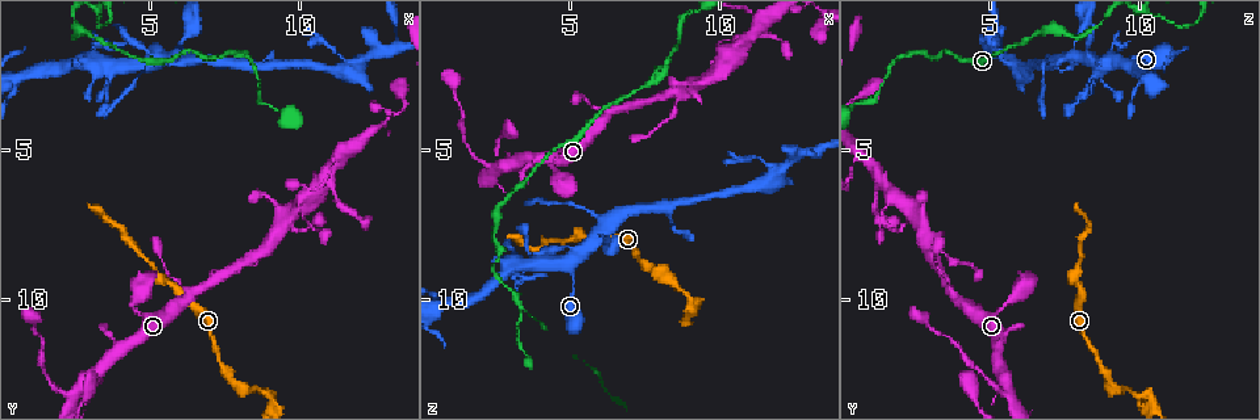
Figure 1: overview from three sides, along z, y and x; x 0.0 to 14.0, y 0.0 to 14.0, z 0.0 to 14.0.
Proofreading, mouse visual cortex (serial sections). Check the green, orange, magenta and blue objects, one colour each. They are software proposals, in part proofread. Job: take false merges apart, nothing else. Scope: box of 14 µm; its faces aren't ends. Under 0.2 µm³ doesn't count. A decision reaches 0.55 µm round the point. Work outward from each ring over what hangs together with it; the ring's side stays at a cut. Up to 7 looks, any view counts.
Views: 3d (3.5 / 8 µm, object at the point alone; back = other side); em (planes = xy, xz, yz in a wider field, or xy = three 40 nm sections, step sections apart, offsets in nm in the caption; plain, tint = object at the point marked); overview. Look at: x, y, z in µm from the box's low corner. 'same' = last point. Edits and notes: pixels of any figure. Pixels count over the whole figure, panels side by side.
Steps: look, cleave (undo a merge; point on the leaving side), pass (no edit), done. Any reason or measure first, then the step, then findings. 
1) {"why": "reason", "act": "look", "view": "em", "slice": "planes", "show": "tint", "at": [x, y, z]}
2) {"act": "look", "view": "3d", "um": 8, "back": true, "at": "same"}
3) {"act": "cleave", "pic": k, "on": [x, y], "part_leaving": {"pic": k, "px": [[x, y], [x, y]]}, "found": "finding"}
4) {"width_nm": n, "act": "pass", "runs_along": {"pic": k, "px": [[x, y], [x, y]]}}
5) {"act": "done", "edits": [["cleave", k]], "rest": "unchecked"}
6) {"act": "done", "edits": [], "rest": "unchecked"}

{"why": "arms part here", "act": "look", "view": "em", "slice": "xy", "step": 2, "show": "tint", "at": [2.4, 13.1, 5.5]}

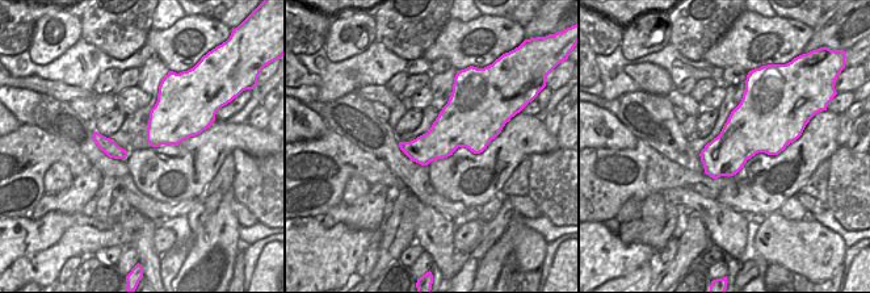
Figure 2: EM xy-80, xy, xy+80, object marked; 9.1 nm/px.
{"act": "look", "view": "3d", "um": 3.5, "at": "same"}

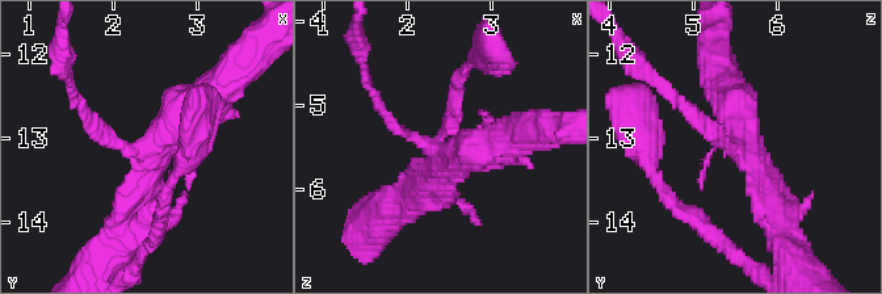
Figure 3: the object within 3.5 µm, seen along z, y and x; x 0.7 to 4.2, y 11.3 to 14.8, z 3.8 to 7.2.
{"width_nm": 360, "act": "pass", "runs_along": {"pic": 3, "px": [[511, 137], [442, 154], [378, 106]]}, "found": "all the same cell"}

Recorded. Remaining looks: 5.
{"act": "look", "view": "3d", "um": 3.5, "at": [9.1, 13.3, 10.5]}

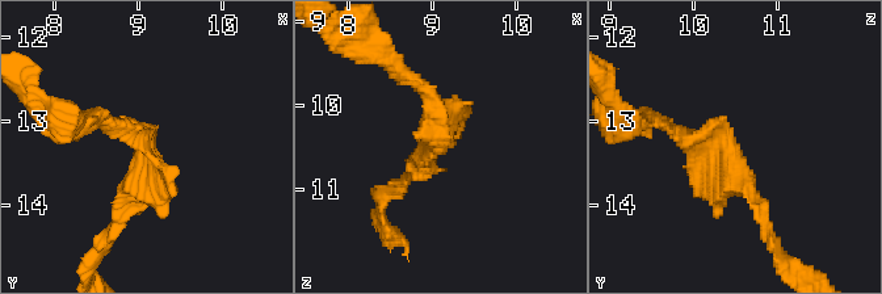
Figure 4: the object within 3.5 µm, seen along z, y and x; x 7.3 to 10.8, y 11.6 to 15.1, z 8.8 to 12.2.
{"act": "look", "view": "em", "slice": "xy", "step": 1, "show": "tint", "at": [9.10, 13.30, 10.45]}

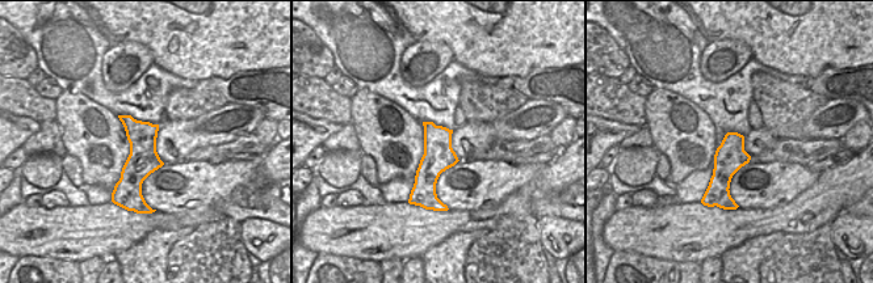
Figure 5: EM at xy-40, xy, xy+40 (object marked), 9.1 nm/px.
{"why": "another direction", "act": "look", "view": "em", "slice": "xy", "step": 5, "show": "tint", "at": "same"}

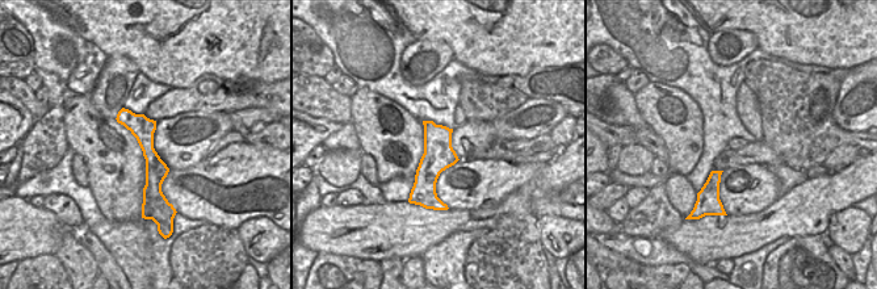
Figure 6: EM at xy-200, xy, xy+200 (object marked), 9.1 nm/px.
{"act": "pass", "runs_along": {"pic": 4, "px": [[110, 120], [167, 197]]}, "found": "all the same cell"}

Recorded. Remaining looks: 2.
{"why": "two arms in line, one across", "act": "look", "view": "3d", "um": 8, "at": [13.3, 1.5, 5.1]}

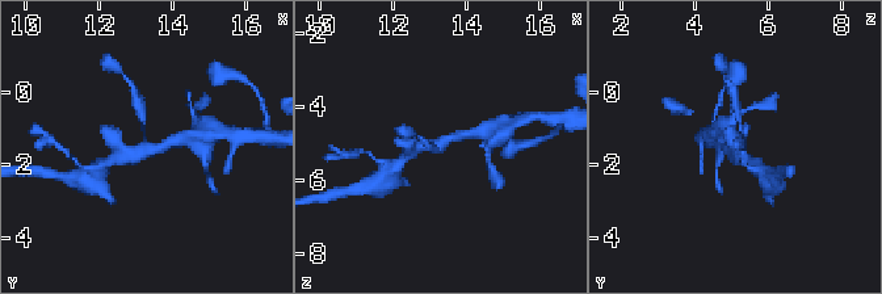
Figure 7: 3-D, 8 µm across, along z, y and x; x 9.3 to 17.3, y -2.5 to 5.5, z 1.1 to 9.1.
{"act": "look", "view": "em", "slice": "planes", "show": "tint", "at": [13.3, 1.5, 5.0]}

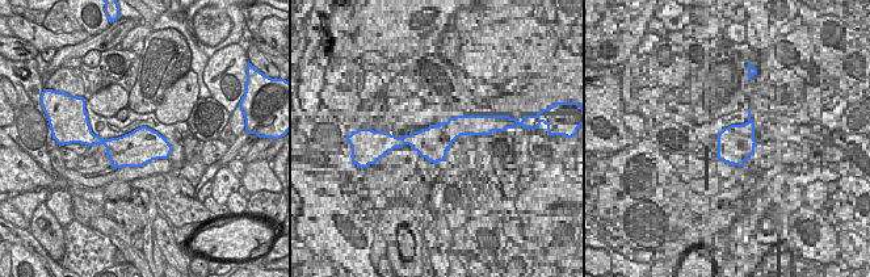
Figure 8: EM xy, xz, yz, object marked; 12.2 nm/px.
{"act": "pass", "found": "one cell here"}

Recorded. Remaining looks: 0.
{"act": "done", "edits": [], "rest": "unchecked"}

